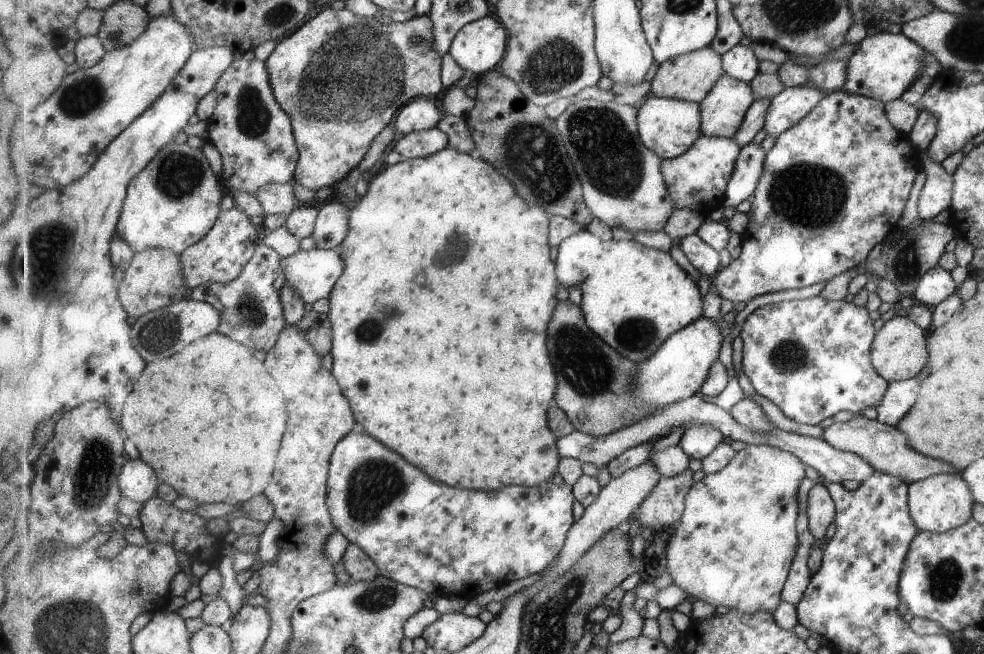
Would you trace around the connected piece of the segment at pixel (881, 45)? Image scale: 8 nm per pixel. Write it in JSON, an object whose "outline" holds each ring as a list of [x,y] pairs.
{"outline":[[[881,32],[865,36],[857,43],[857,48],[846,58],[846,78],[842,91],[886,102],[900,96],[918,78],[924,66],[924,49],[904,34]]]}

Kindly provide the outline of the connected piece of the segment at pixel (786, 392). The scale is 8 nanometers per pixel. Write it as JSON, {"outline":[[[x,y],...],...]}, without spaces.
{"outline":[[[821,294],[758,308],[738,332],[743,342],[742,369],[757,394],[772,400],[789,418],[801,424],[821,424],[825,418],[840,410],[859,415],[867,406],[877,407],[888,382],[878,375],[870,363],[869,344],[873,344],[875,330],[867,311],[865,307],[843,299],[825,300]]]}

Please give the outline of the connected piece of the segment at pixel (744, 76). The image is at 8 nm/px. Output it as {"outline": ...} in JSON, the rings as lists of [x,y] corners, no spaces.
{"outline":[[[738,44],[722,56],[724,72],[750,83],[759,74],[759,60],[750,47]]]}

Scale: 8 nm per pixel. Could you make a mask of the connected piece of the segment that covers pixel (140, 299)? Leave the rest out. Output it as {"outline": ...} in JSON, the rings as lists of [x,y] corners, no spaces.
{"outline":[[[161,248],[134,253],[133,260],[118,285],[118,295],[126,311],[135,319],[189,297],[181,255]]]}

